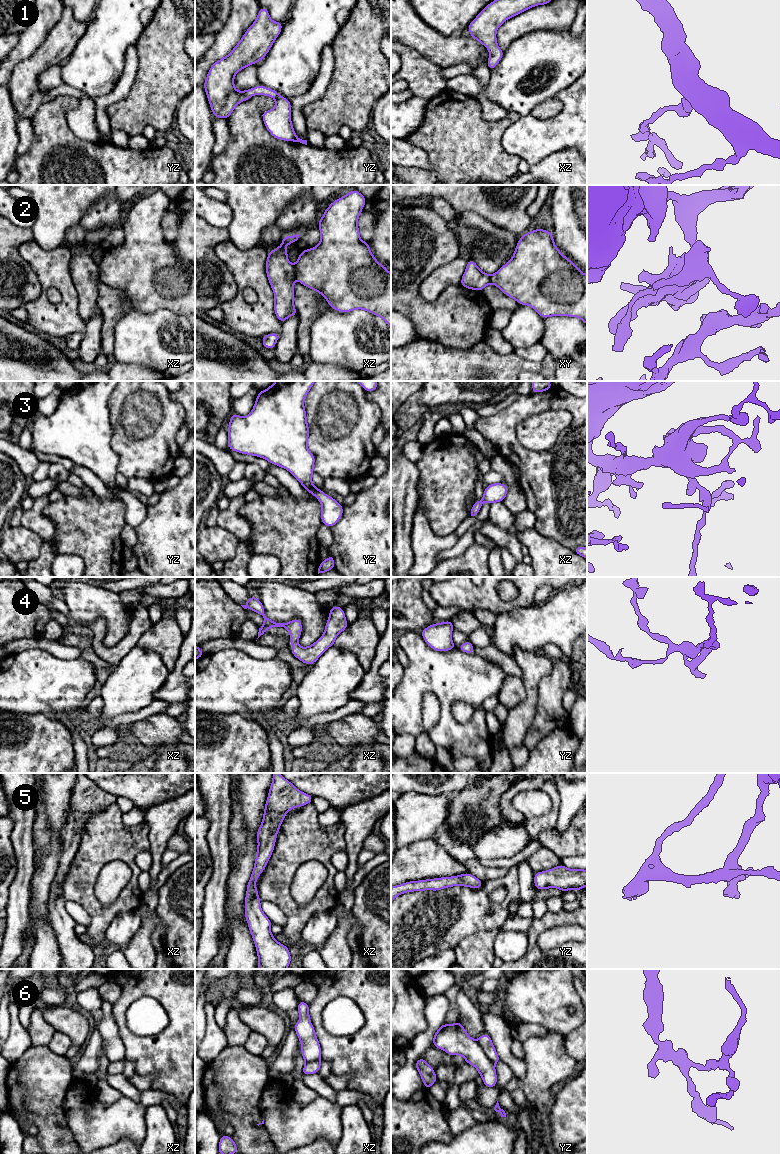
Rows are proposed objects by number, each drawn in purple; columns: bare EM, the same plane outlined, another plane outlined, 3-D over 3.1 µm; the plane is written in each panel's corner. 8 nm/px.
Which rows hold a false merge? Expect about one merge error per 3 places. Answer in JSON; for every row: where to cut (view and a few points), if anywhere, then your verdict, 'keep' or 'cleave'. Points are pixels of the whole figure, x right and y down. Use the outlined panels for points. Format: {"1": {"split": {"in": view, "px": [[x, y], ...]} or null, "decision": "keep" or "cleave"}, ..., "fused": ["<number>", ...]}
{"1": {"split": null, "decision": "keep"}, "2": {"split": {"in": "xz", "px": [[293, 265], [295, 277]]}, "decision": "cleave"}, "3": {"split": null, "decision": "keep"}, "4": {"split": null, "decision": "keep"}, "5": {"split": null, "decision": "keep"}, "6": {"split": {"in": "yz", "px": [[476, 1040], [483, 1052], [494, 1063]]}, "decision": "cleave"}, "fused": ["2", "6"]}

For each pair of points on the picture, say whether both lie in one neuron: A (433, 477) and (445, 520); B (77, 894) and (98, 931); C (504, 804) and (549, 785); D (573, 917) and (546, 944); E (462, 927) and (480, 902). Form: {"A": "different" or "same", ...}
{"A": "same", "B": "same", "C": "same", "D": "different", "E": "same"}

